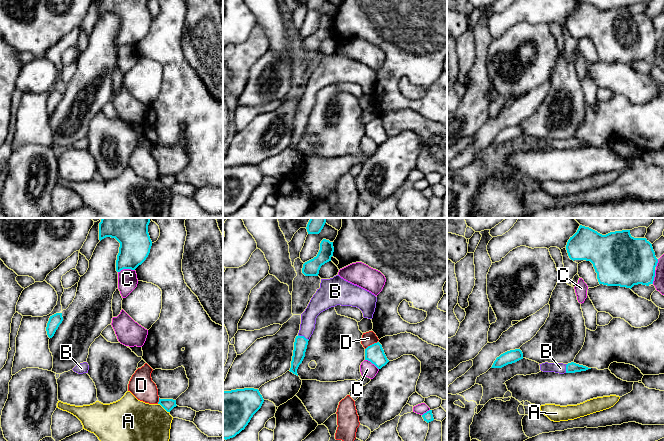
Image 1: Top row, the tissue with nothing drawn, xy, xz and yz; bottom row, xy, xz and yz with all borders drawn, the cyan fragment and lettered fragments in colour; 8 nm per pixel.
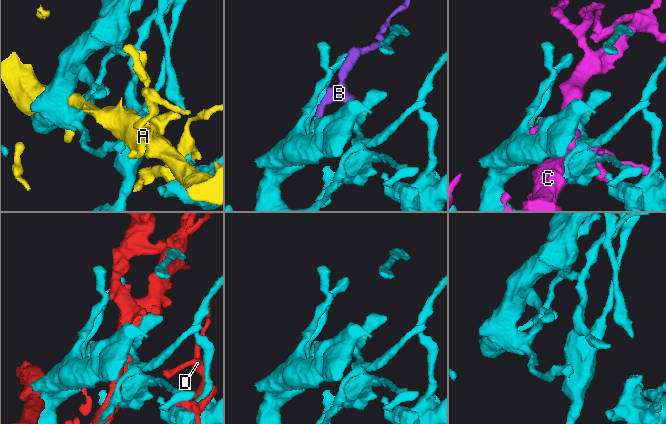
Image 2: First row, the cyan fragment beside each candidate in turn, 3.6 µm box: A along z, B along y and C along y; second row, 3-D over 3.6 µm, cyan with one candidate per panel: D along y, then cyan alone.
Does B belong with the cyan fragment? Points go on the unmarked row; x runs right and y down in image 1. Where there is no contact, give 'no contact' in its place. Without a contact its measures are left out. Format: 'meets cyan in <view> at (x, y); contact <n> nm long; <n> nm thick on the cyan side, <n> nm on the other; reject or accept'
meets cyan in xz at (303, 112); contact 100 nm long; 110 nm thick on the cyan side, 130 nm on the other; accept

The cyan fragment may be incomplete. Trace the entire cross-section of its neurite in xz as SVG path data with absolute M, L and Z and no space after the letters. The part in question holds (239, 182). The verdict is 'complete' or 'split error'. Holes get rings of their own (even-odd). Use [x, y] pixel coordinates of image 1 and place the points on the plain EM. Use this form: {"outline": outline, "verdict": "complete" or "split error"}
{"outline": "M258 165L223 167L223 215L233 214L244 206L263 178Z", "verdict": "complete"}

